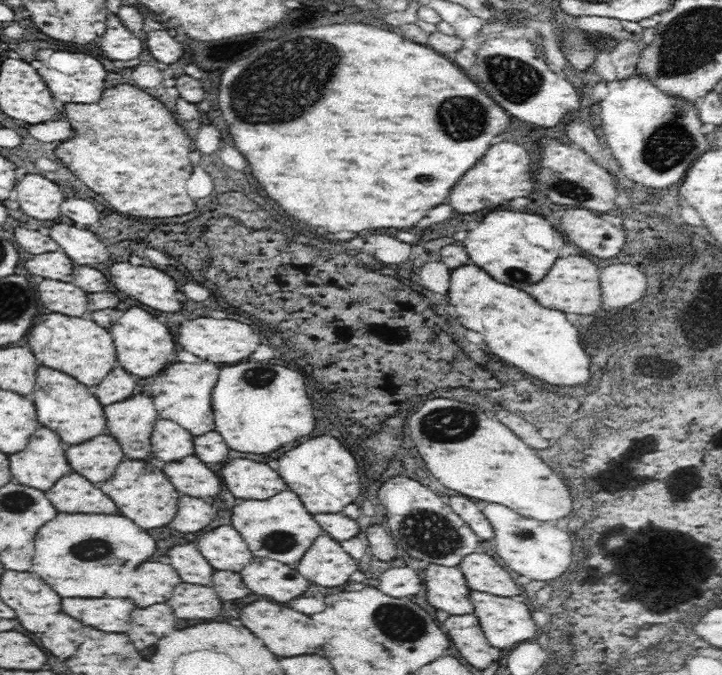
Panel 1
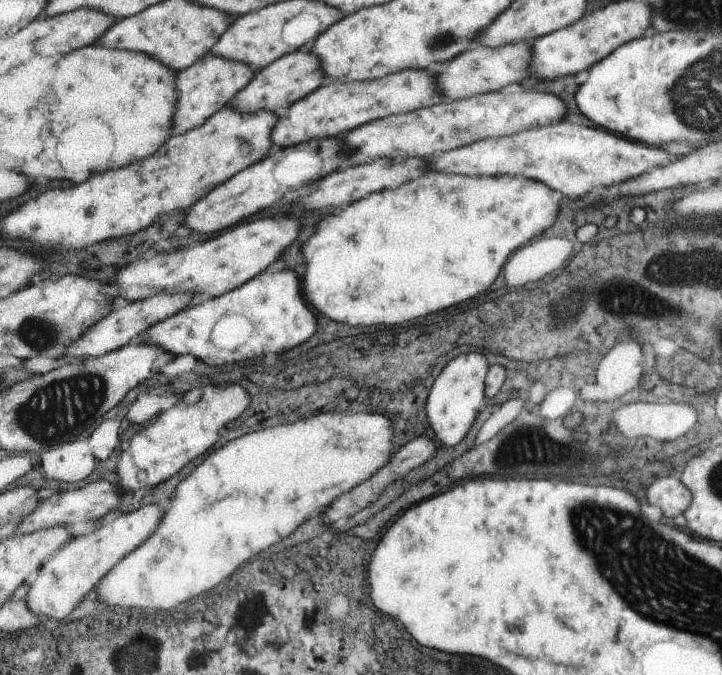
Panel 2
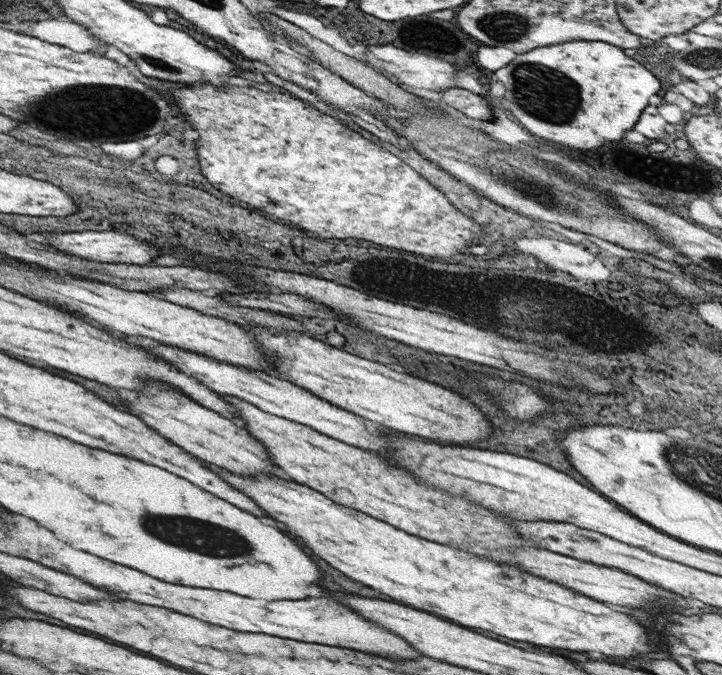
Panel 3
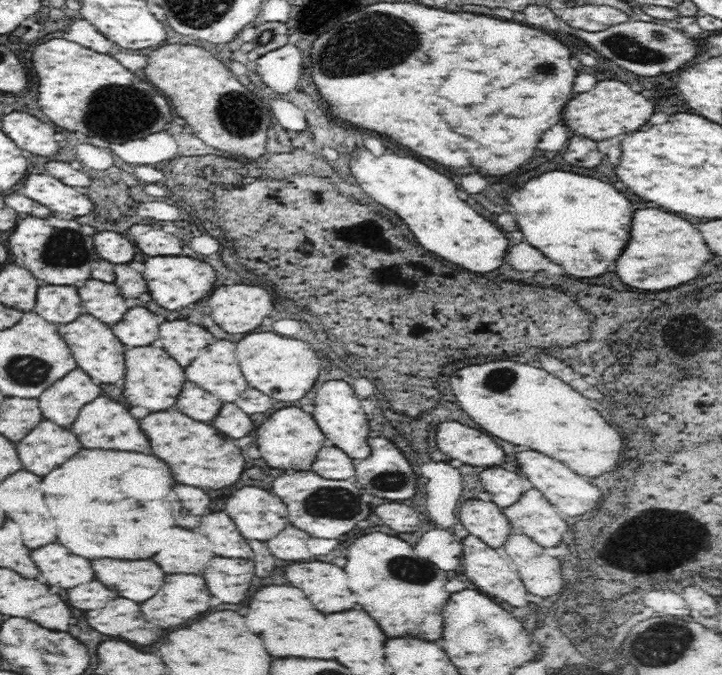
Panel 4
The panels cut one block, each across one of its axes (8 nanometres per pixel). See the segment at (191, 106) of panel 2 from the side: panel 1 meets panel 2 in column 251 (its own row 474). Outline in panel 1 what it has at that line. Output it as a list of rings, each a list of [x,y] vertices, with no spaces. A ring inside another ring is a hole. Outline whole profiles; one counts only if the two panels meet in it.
[[[68,474],[54,484],[46,492],[50,504],[54,504],[56,512],[66,514],[118,514],[114,500],[110,500],[104,492],[100,492],[90,480],[80,474]]]

